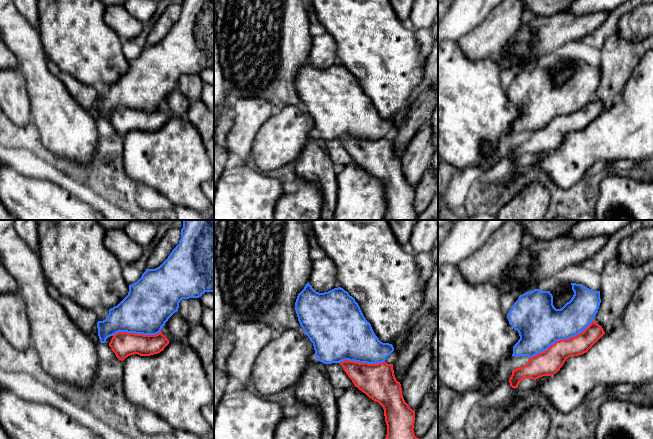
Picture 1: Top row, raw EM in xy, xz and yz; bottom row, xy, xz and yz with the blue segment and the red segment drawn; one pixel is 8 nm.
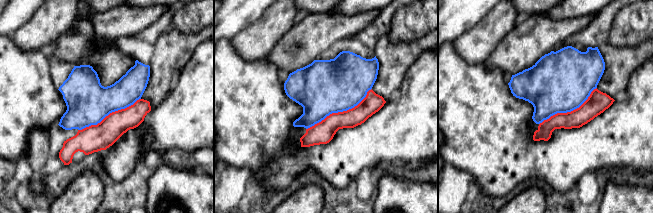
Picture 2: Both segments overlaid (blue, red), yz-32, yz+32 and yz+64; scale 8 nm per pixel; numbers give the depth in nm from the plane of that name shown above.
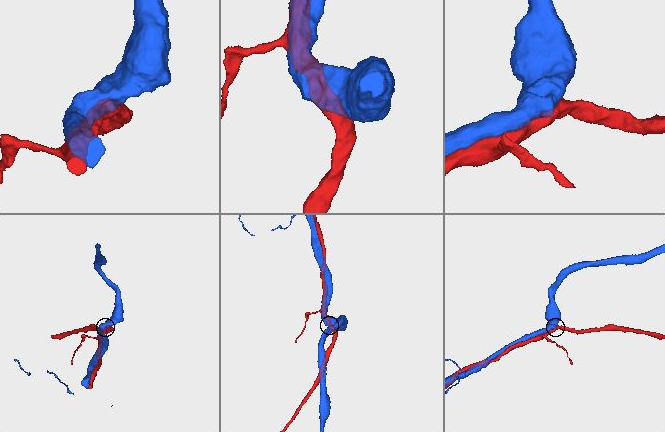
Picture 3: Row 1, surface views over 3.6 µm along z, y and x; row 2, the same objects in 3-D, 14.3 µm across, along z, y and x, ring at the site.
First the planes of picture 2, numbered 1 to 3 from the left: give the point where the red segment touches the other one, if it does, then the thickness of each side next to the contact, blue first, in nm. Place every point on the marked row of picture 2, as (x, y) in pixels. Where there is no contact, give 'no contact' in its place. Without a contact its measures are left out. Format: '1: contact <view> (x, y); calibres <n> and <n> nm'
1: contact yz-32 (109, 113); calibres 360 and 220 nm
2: contact yz+32 (339, 111); calibres 440 and 180 nm
3: contact yz+64 (568, 111); calibres 500 and 170 nm

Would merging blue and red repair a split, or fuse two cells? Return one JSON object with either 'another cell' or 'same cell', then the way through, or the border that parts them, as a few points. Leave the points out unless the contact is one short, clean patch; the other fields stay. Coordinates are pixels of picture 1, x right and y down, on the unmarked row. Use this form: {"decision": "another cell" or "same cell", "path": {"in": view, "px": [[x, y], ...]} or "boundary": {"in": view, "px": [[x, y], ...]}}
{"decision": "same cell"}

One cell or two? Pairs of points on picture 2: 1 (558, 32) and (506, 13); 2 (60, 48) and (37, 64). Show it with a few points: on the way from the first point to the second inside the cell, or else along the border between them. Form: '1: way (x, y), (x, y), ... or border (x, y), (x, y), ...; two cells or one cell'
1: border (515, 24), (499, 41); two cells
2: border (45, 51), (49, 56); two cells

